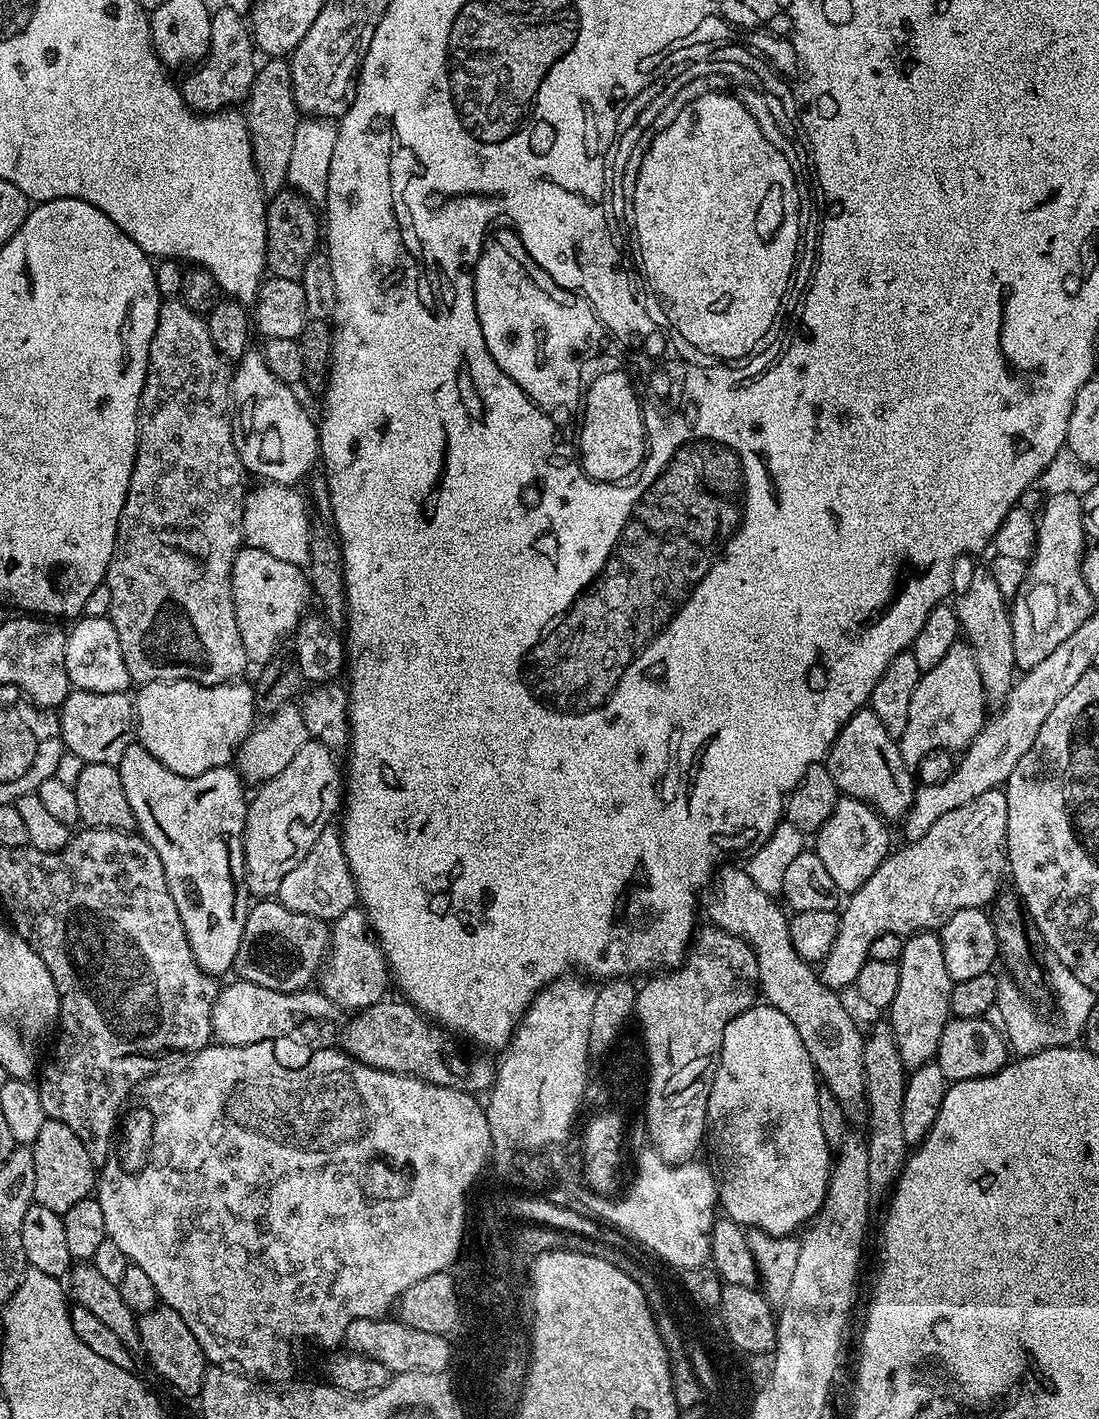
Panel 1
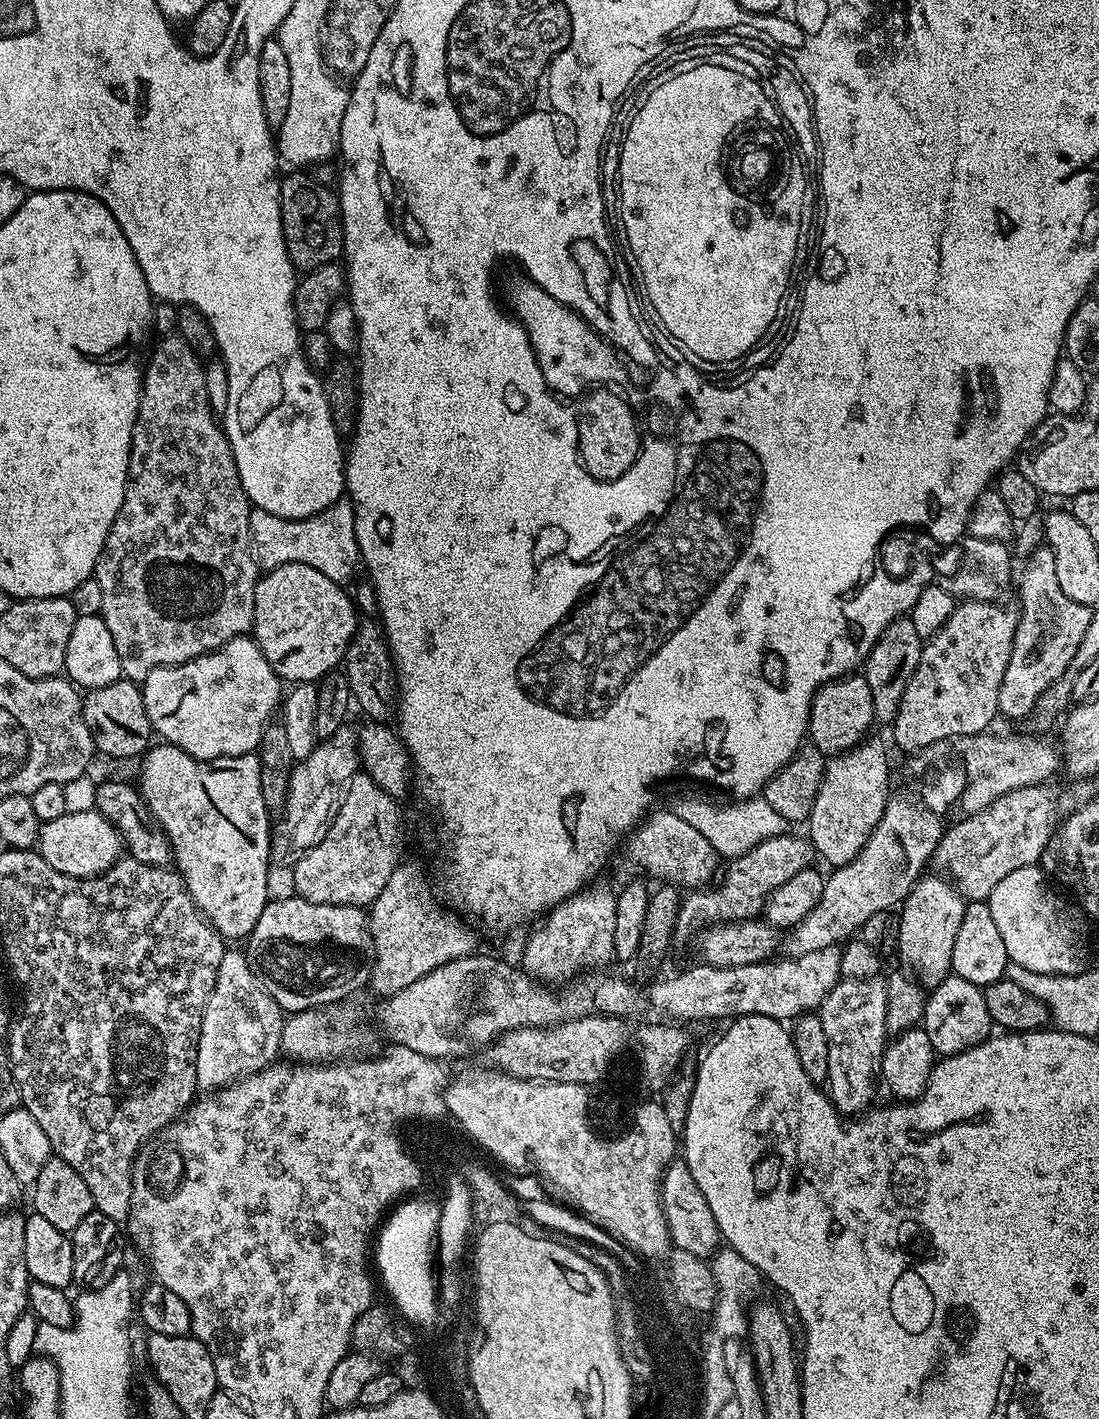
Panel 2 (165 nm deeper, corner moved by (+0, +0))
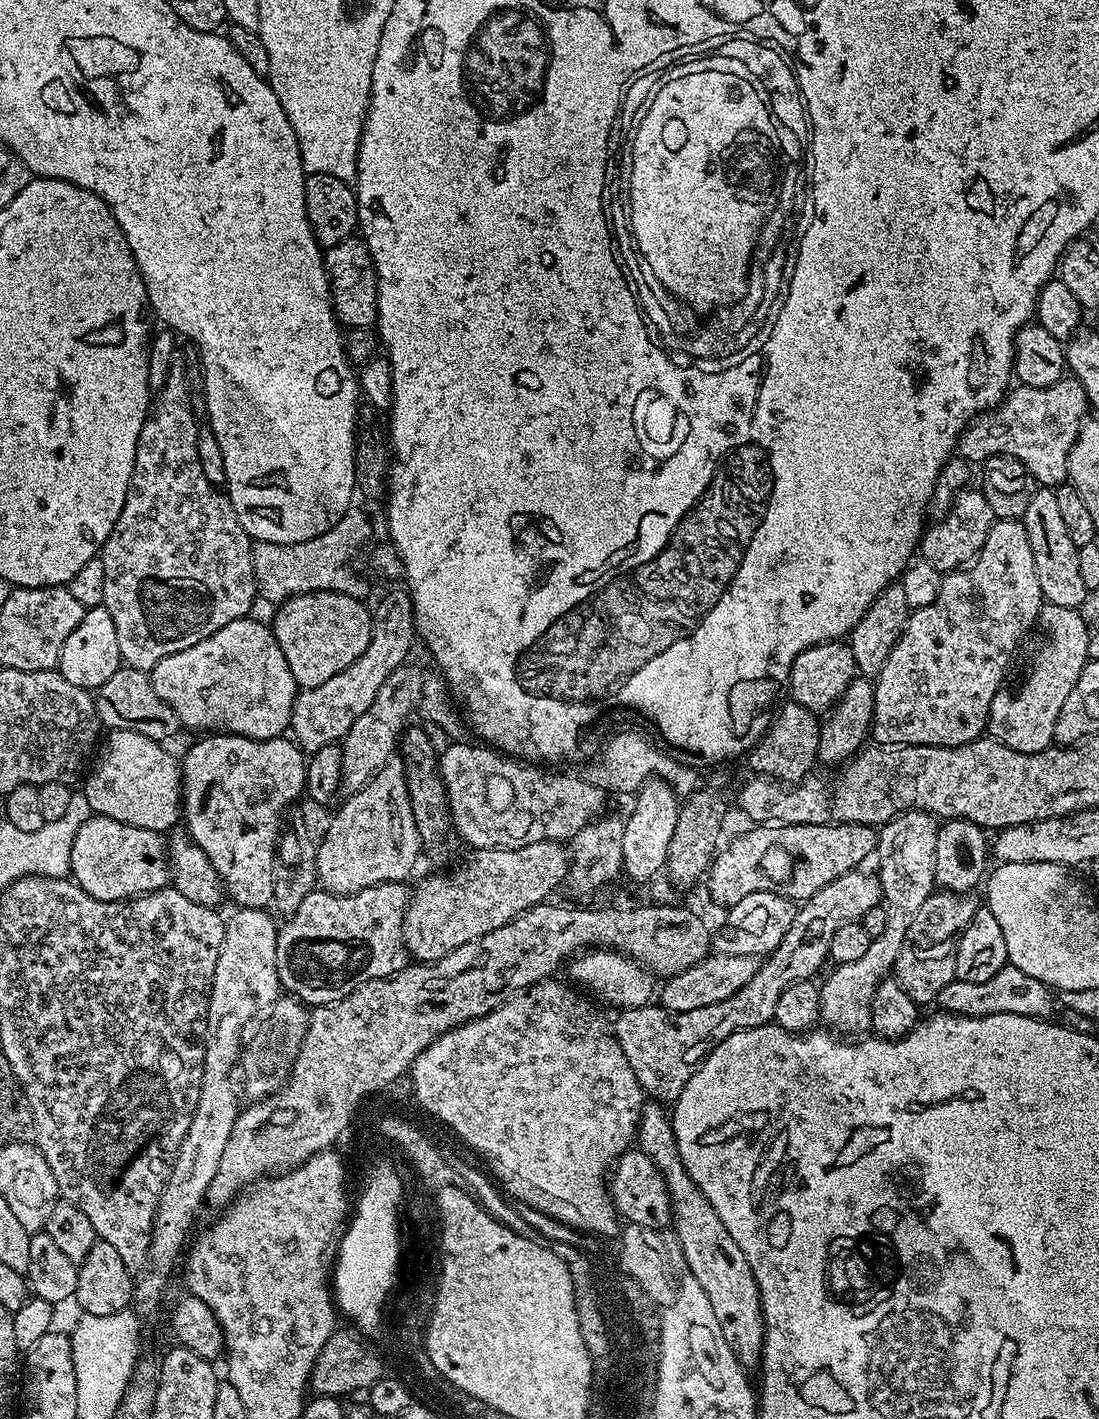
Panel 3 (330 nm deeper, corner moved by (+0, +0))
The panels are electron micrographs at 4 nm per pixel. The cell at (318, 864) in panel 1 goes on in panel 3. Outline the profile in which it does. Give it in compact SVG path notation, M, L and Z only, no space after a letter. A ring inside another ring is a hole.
M394 754L377 770L362 786L362 790L351 793L348 800L336 812L336 817L328 824L324 837L316 844L316 862L319 887L335 896L354 894L358 890L366 890L370 886L378 886L386 882L404 882L416 868L416 859L422 856L422 845L418 826L414 826L414 810L410 810L410 794L406 786L404 763L399 755Z

